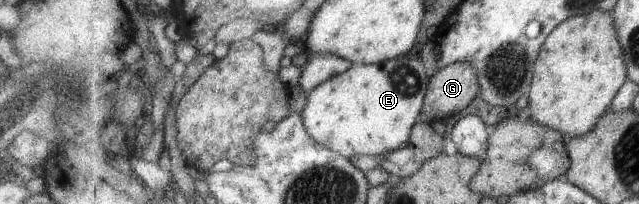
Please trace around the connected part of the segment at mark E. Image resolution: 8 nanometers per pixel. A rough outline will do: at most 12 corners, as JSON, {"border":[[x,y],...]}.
{"border":[[416,54],[354,64],[307,95],[307,132],[350,159],[410,143]]}

